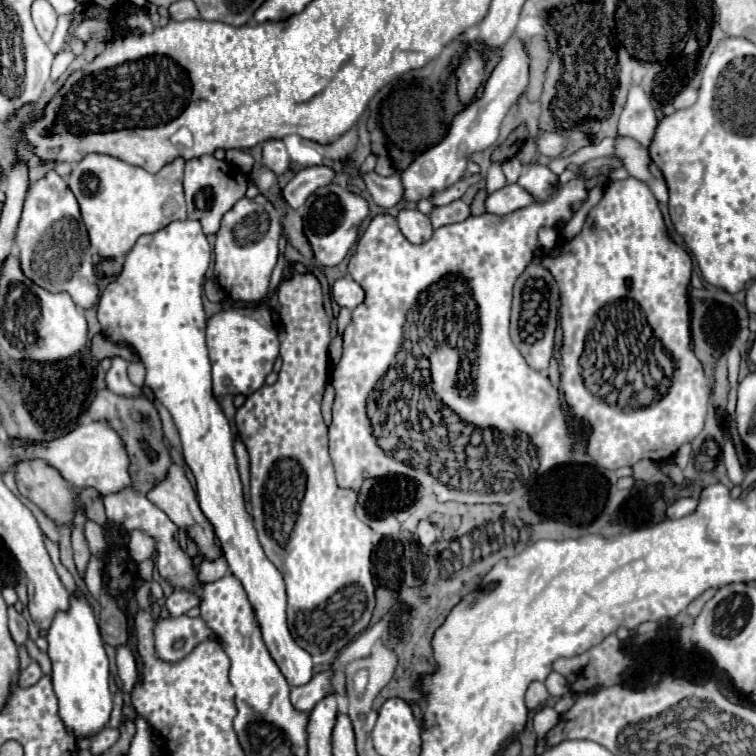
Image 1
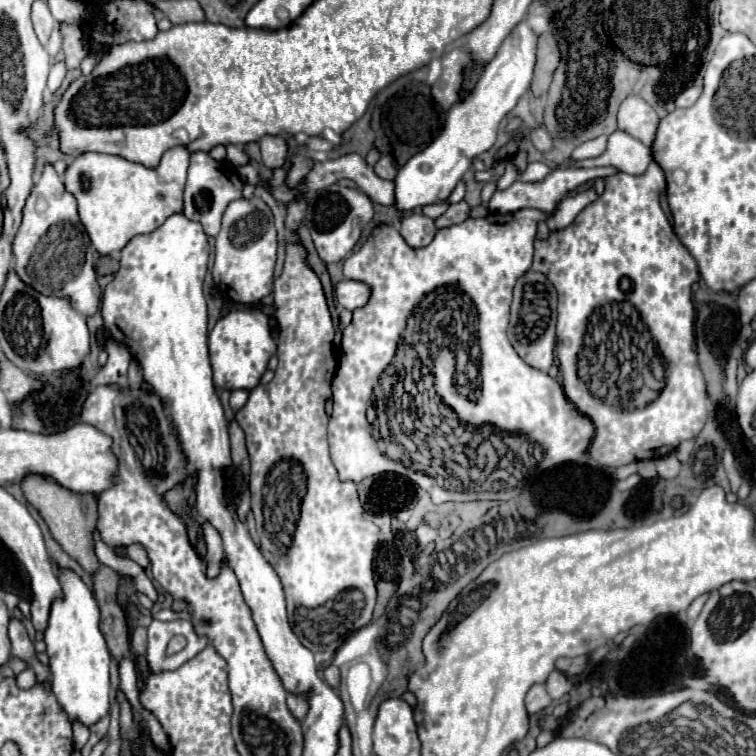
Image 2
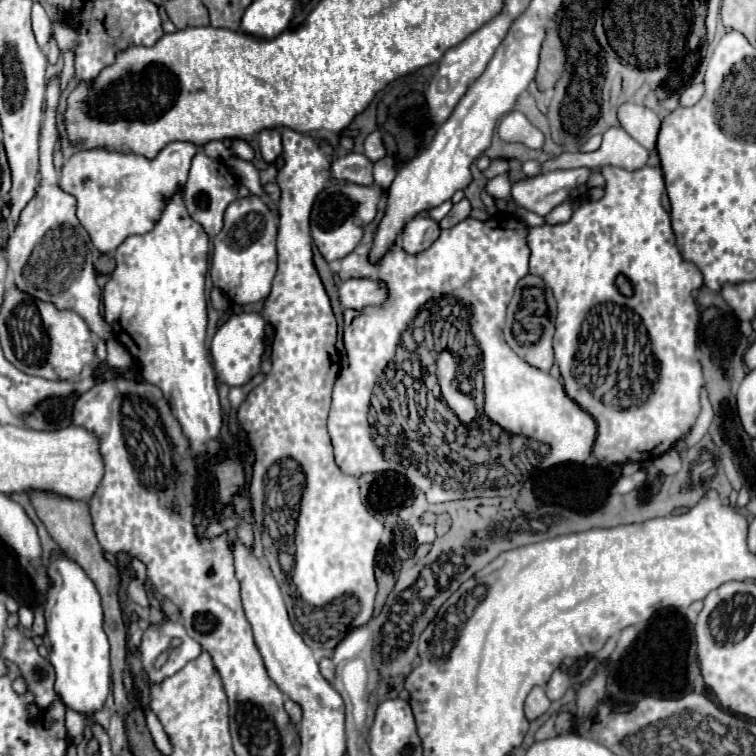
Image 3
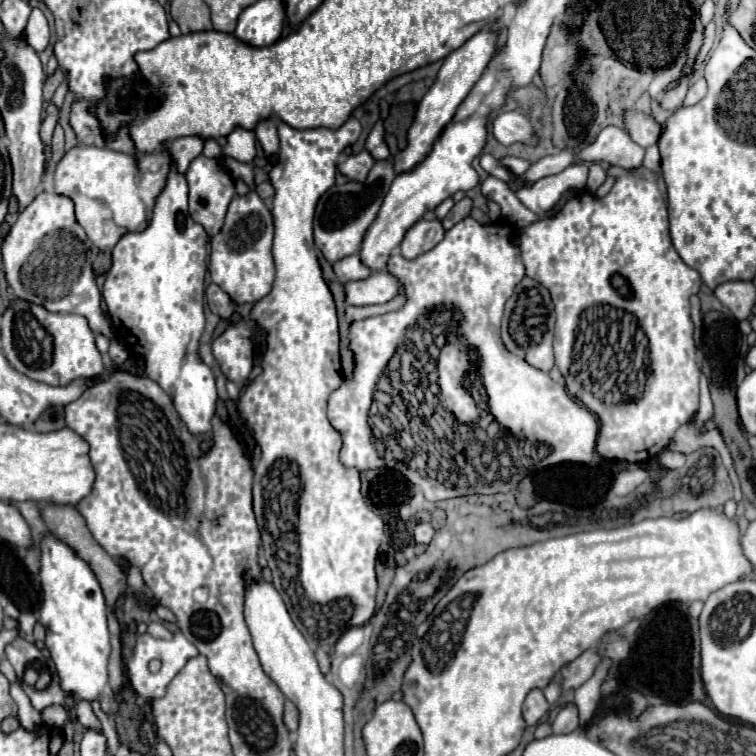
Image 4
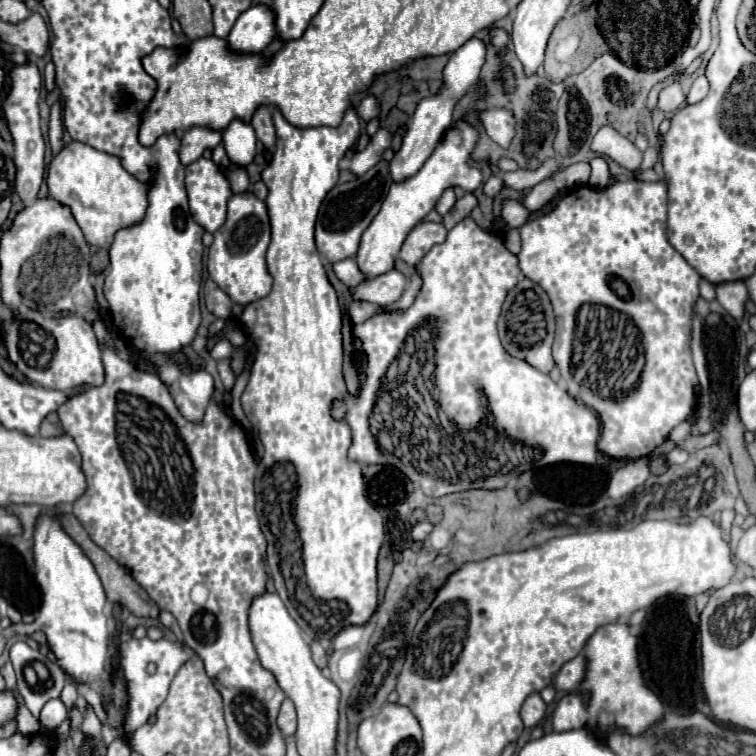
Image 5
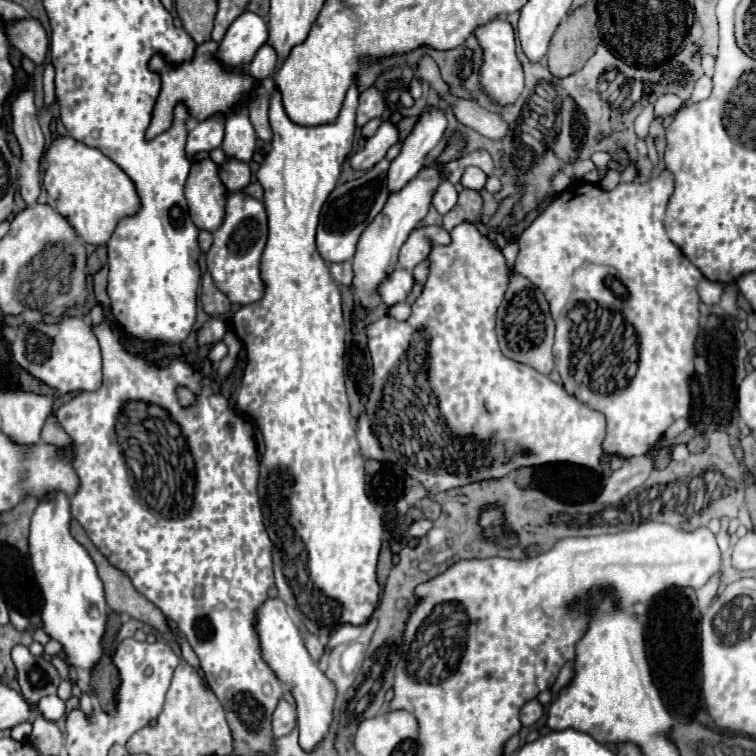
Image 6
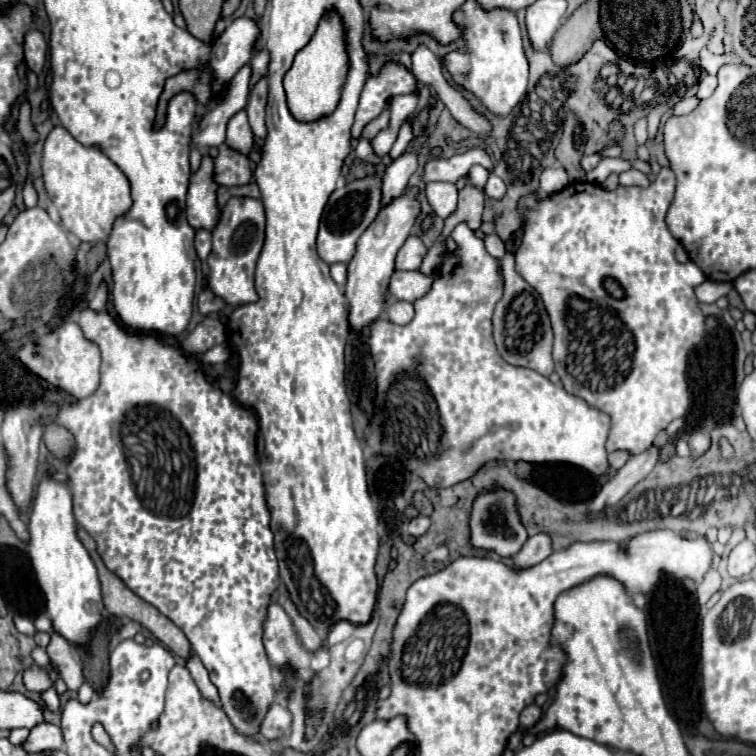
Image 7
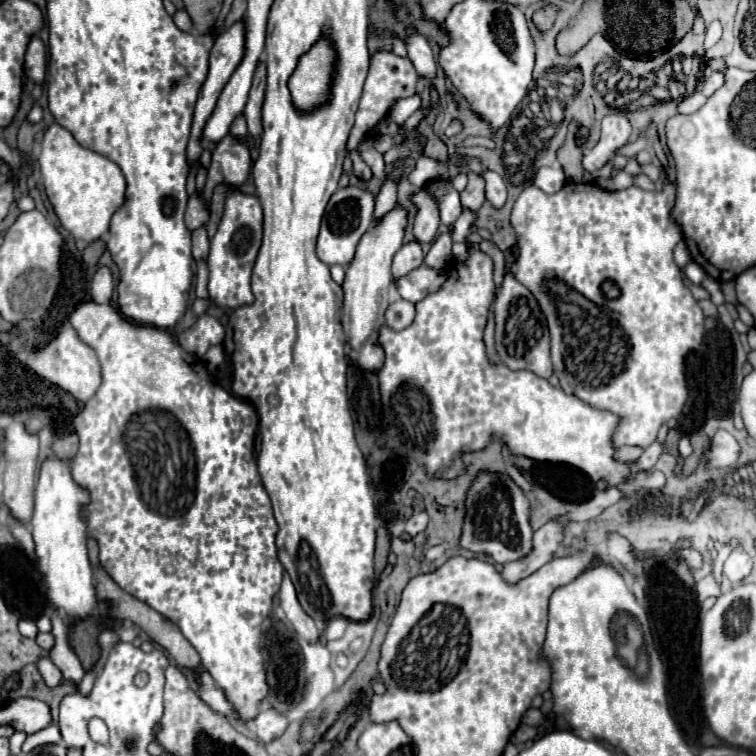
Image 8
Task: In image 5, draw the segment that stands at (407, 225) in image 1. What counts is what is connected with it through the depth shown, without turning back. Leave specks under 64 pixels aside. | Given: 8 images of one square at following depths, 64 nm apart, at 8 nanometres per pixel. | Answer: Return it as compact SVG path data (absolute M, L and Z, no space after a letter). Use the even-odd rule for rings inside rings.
M420 222L416 228L412 228L406 242L402 244L400 260L408 266L416 266L434 244L440 244L446 240L446 234L448 232L442 224Z

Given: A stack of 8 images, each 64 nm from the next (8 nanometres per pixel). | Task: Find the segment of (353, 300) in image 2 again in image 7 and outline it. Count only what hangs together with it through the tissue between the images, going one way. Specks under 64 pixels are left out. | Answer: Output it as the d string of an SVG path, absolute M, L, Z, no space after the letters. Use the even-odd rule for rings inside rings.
M418 270L414 272L394 272L390 282L390 292L396 296L396 300L414 302L422 298L434 284L434 274L422 274Z

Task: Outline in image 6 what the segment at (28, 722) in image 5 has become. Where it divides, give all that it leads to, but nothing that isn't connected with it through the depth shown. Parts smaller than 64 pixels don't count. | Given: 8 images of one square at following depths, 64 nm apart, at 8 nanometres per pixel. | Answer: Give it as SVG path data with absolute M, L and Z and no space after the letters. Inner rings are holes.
M24 722L24 724L18 724L18 726L12 728L10 738L16 740L16 742L22 742L22 740L26 740L30 736L30 732L32 732L32 726L28 722Z

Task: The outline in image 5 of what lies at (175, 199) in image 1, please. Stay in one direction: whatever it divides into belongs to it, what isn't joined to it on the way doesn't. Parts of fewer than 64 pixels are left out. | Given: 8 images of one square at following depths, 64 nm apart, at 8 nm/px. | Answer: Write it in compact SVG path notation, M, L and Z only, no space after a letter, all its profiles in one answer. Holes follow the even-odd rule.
M194 126L182 132L182 146L180 146L180 160L182 164L192 164L202 156L204 150L216 148L222 142L222 132L212 128ZM70 142L52 158L46 178L50 198L72 210L88 244L110 246L116 230L142 220L146 212L146 186L128 174L116 156L108 156L88 144Z

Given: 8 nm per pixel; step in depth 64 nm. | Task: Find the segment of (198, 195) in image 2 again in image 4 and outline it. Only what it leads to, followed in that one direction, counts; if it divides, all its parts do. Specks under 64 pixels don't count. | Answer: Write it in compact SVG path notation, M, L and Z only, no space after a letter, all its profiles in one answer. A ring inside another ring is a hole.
M198 156L196 160L192 160L192 164L186 170L186 182L188 182L188 192L190 192L190 216L192 216L192 220L202 224L204 230L210 236L214 236L216 232L220 232L220 228L224 224L226 208L236 194L234 192L234 180L232 180L230 172L216 158Z

